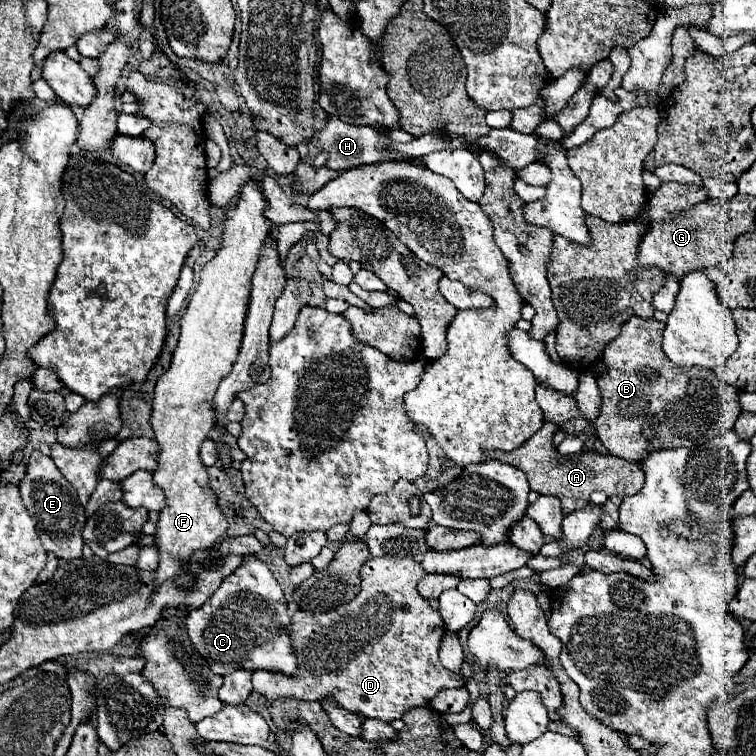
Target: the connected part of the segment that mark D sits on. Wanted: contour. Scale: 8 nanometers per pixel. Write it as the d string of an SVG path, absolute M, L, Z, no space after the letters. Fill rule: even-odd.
M371 557L361 567L359 575L363 579L361 591L353 601L323 615L309 615L301 609L293 613L289 633L297 647L299 673L295 677L285 677L283 673L275 671L255 671L255 693L265 697L267 701L317 701L327 695L333 695L347 711L389 723L393 719L401 719L403 713L415 705L427 705L437 691L463 685L461 675L447 671L439 663L437 651L445 633L445 625L439 611L431 609L431 605L423 601L423 597L419 597L417 593L417 581L425 575L423 567L413 557Z

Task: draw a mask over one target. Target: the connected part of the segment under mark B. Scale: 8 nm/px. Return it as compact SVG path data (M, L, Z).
M633 315L621 327L619 337L609 341L605 347L607 371L603 375L597 375L601 407L593 427L603 447L611 455L621 457L625 461L643 463L647 453L653 453L659 449L703 445L705 441L723 433L725 429L733 429L735 419L743 411L739 403L741 391L729 383L723 383L715 375L715 371L703 369L703 367L677 367L675 363L671 363L661 347L663 331L665 331L665 323Z

